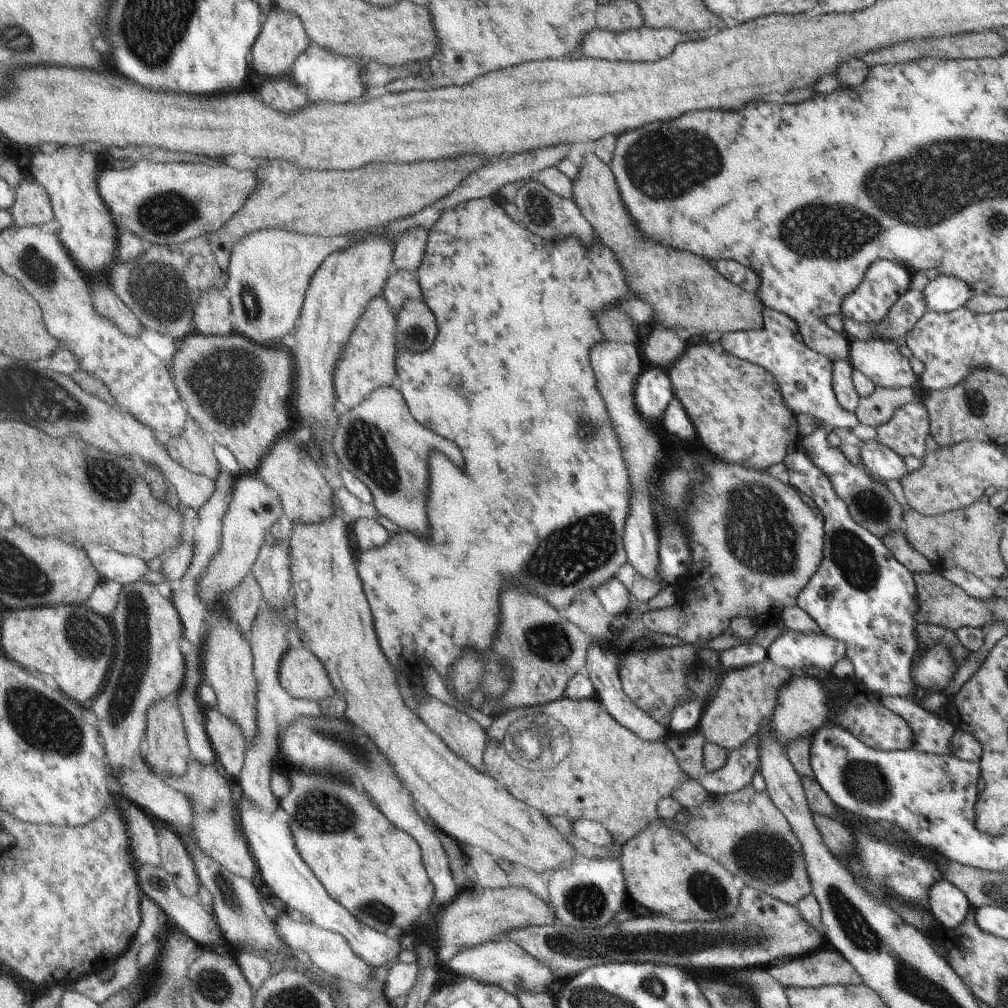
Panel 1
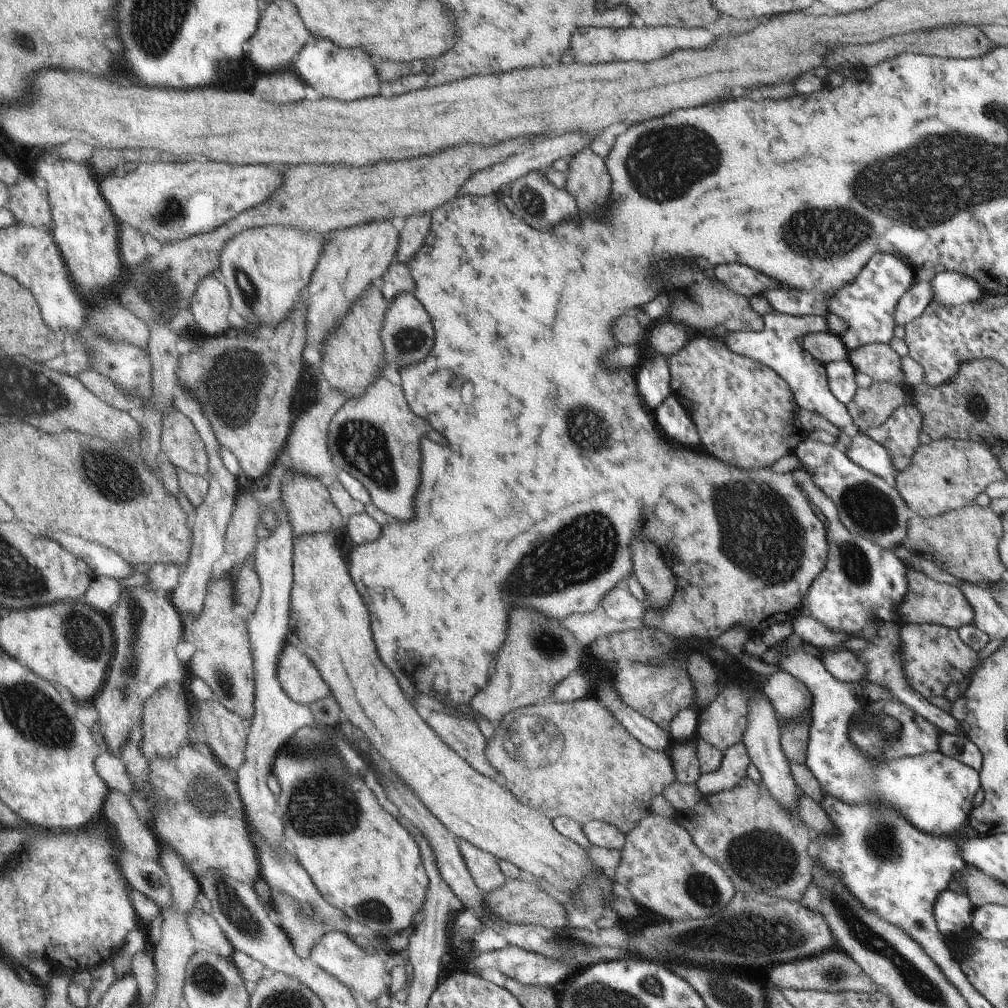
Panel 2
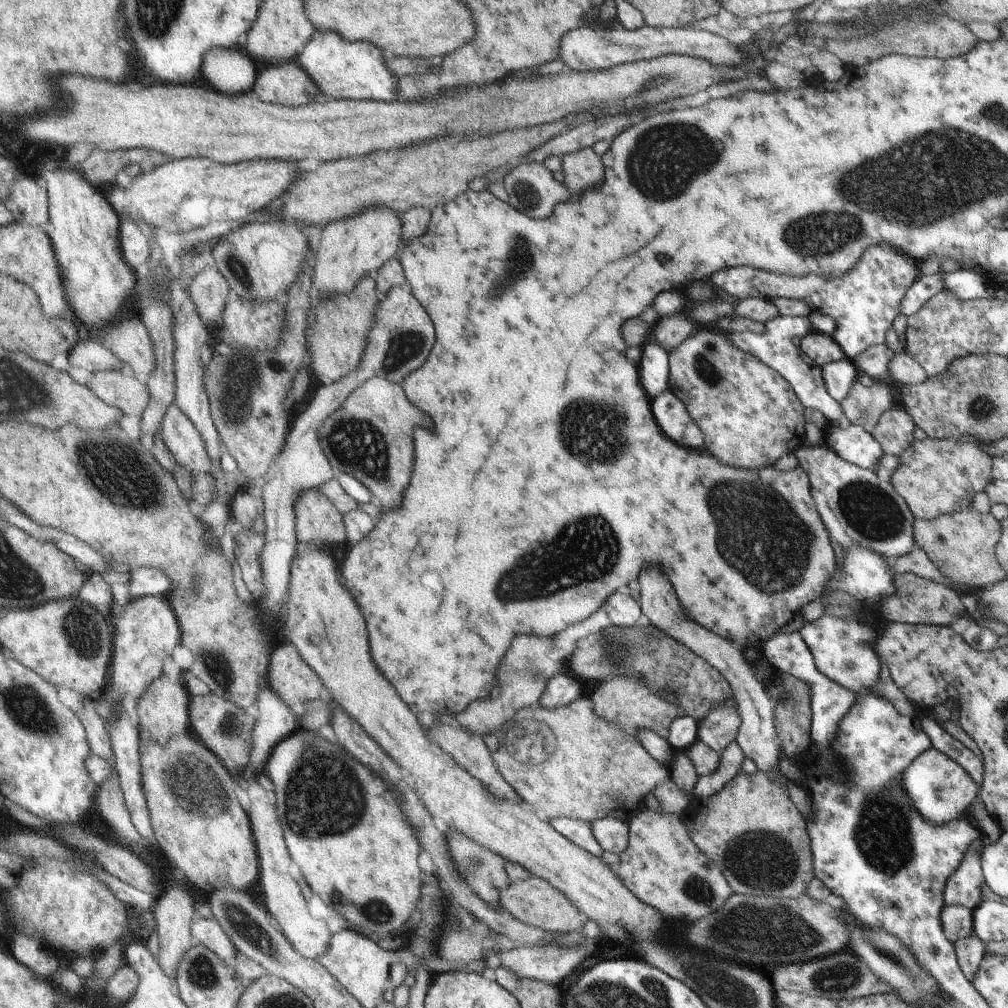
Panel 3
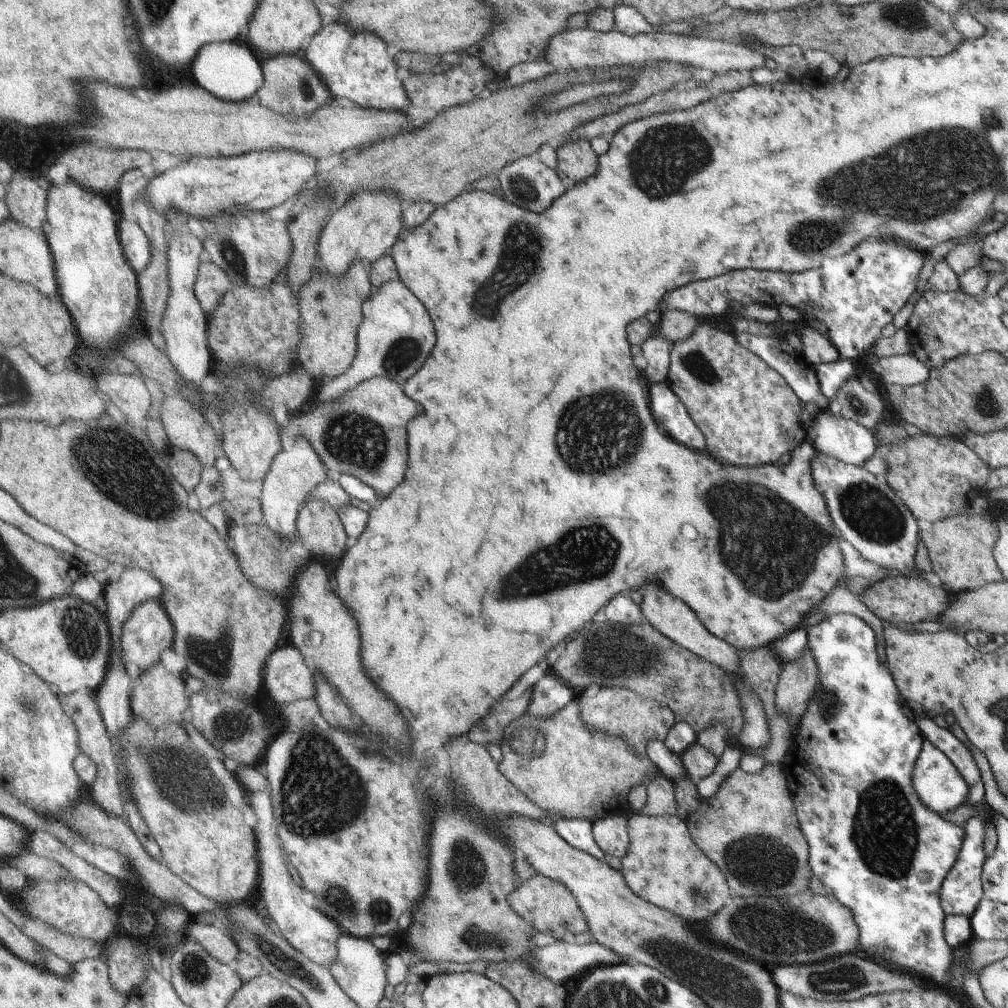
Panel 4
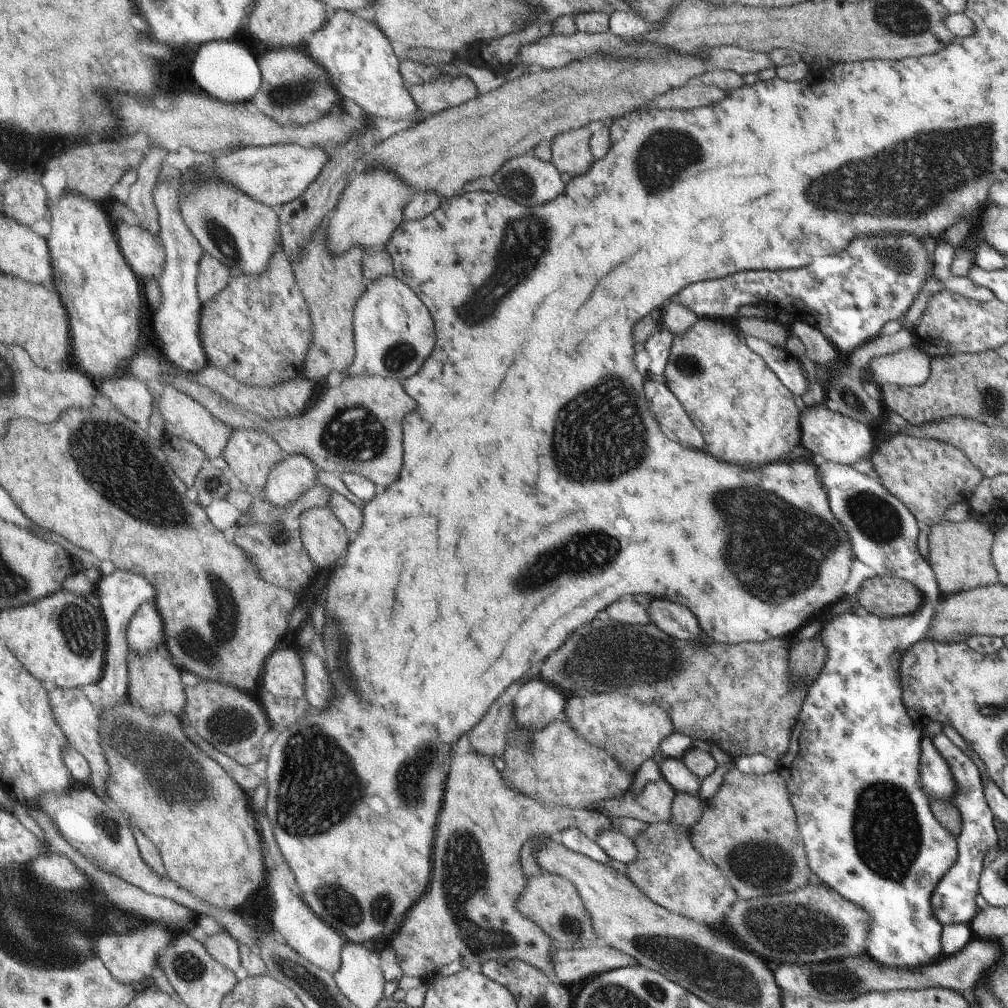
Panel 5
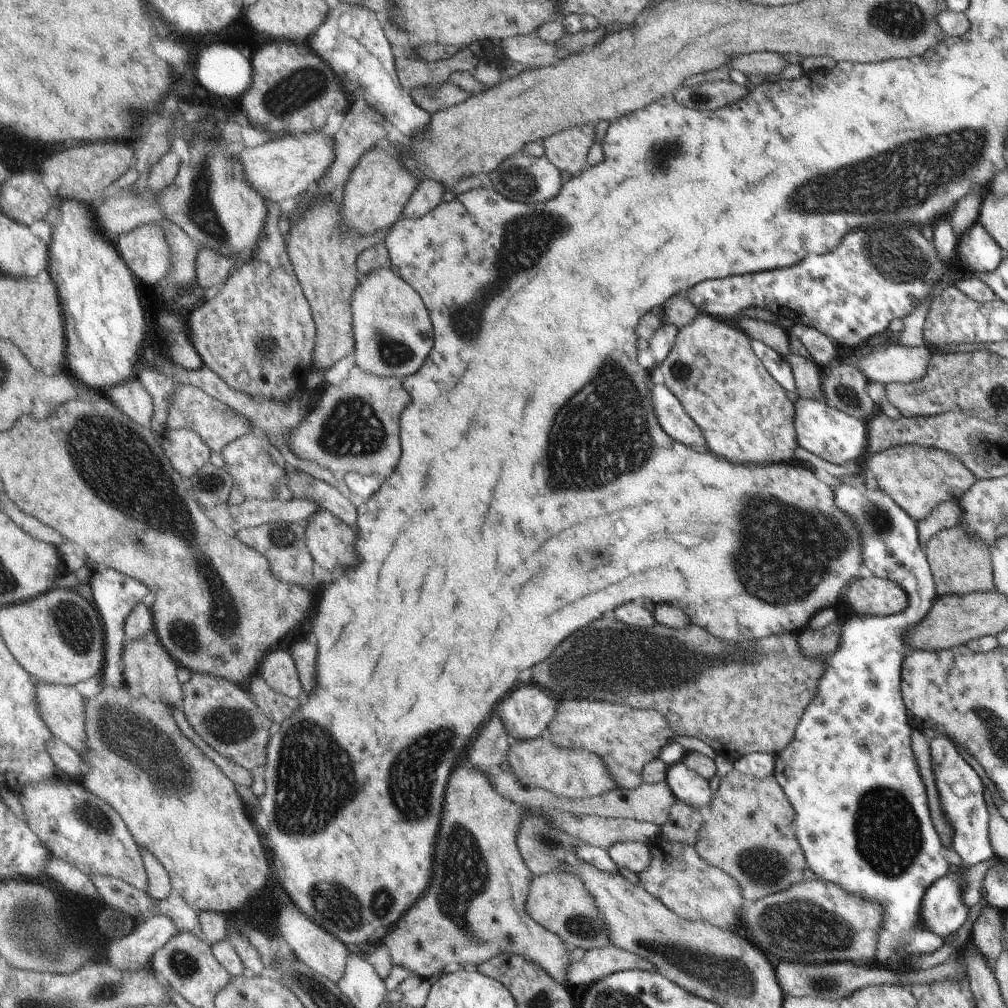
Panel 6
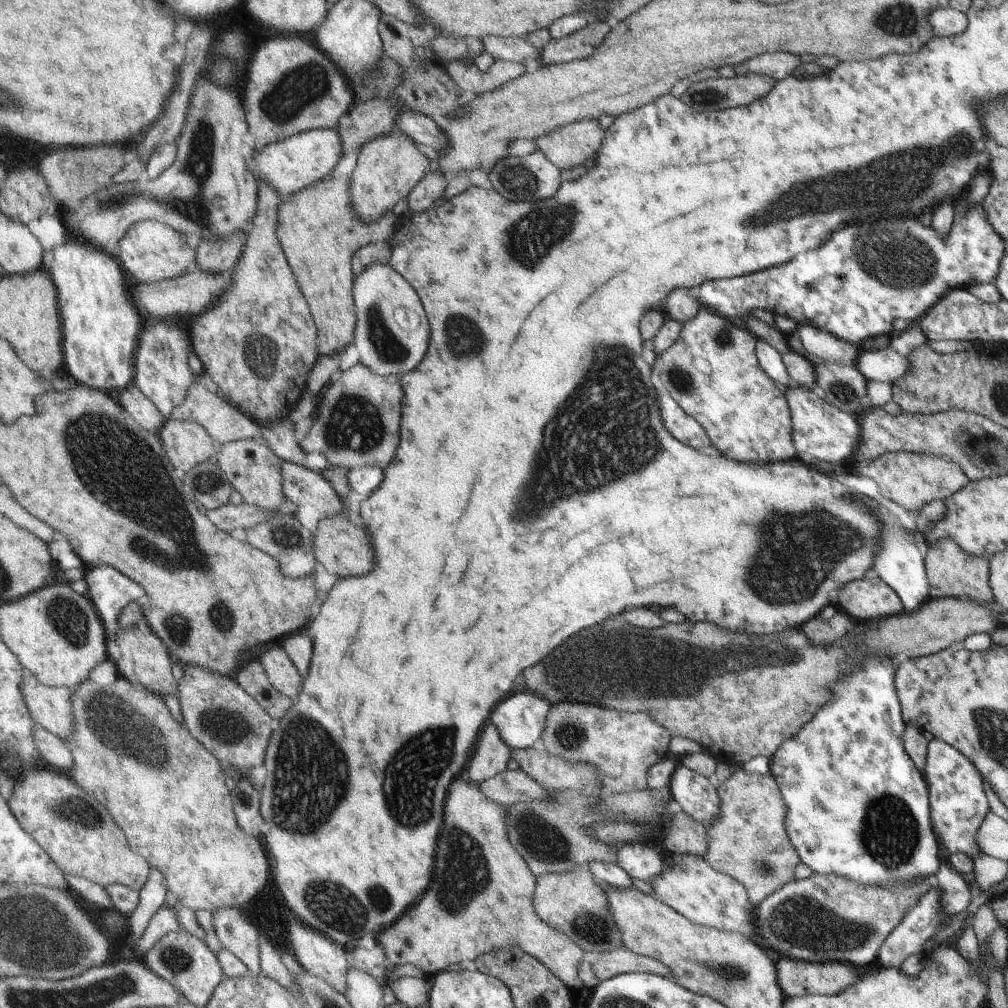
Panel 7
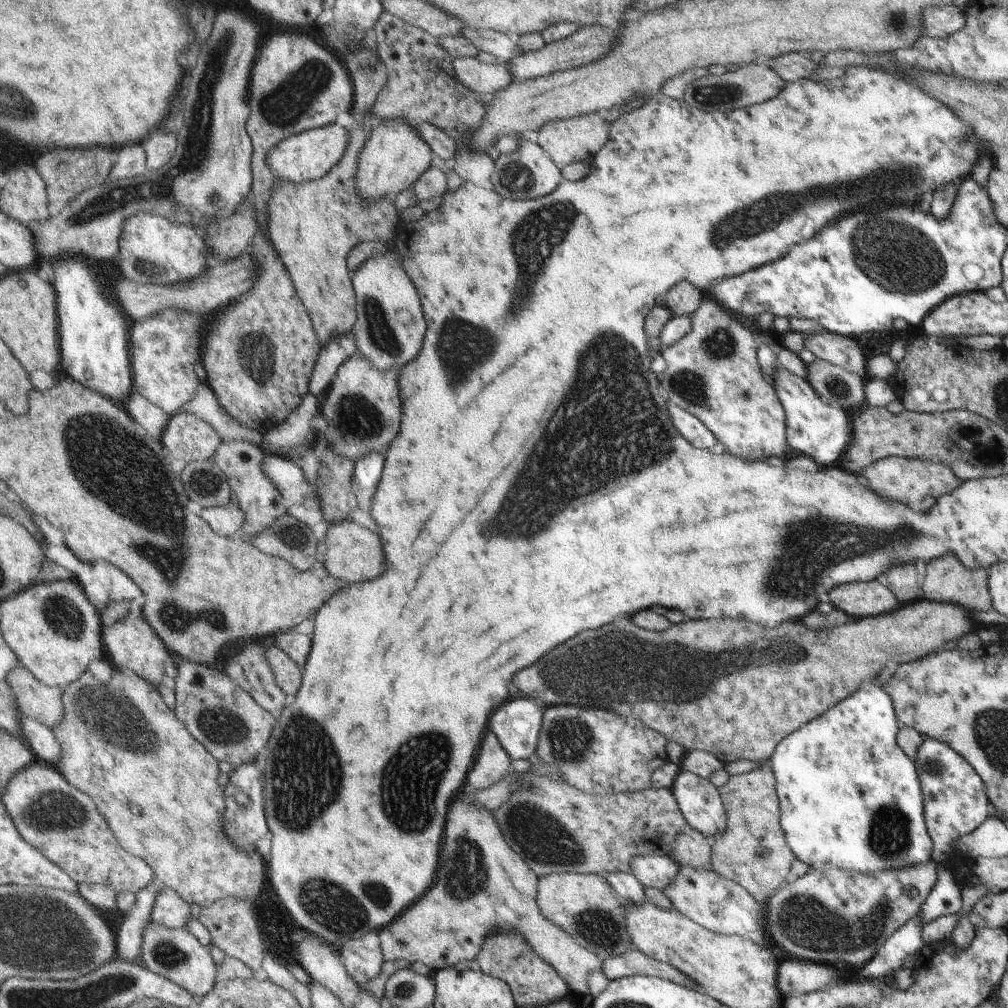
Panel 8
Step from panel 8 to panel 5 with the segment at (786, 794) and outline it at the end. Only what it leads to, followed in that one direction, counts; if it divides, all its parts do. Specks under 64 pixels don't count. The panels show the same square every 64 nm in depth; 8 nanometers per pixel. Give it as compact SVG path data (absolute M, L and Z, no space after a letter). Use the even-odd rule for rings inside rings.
M824 460L820 466L816 466L818 471L823 476L823 487L827 490L827 500L829 502L832 512L836 518L844 525L848 531L849 539L853 548L853 553L858 560L861 560L870 566L876 574L884 577L898 577L899 579L908 581L913 584L922 594L922 604L913 613L904 615L903 617L886 617L878 622L875 615L868 612L859 611L854 614L844 613L838 615L824 624L820 635L825 647L827 648L827 657L825 658L824 666L819 672L819 675L813 680L810 690L807 694L803 708L800 712L800 719L793 729L792 744L789 746L787 754L782 755L777 762L776 772L788 784L789 797L792 799L793 806L797 811L797 827L801 833L801 838L804 840L805 849L808 854L809 865L811 872L816 874L823 884L837 890L843 897L849 901L856 903L862 907L871 918L871 930L869 931L869 948L868 956L874 959L879 964L884 964L887 967L898 968L922 968L924 965L933 965L937 963L940 952L944 952L944 927L939 920L934 916L932 905L932 894L936 886L944 880L944 876L953 868L960 856L956 852L956 840L948 834L948 830L944 830L936 818L930 812L928 806L928 795L925 793L920 780L921 756L920 756L920 732L912 724L912 718L906 714L906 707L902 702L902 687L900 684L900 658L905 651L910 650L918 641L922 641L927 635L928 625L932 622L932 618L939 608L939 599L941 592L935 579L934 571L930 563L922 557L916 540L918 540L918 523L914 515L898 500L892 496L886 488L881 485L874 475L862 474L850 465L841 465L838 462L831 460Z

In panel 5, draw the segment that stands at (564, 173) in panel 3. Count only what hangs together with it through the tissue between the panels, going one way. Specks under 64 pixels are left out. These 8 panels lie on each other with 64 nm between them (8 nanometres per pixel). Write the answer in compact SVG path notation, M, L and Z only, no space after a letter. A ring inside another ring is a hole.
M580 127L565 133L560 133L550 142L550 150L552 152L551 162L558 170L567 173L569 179L575 176L588 173L593 166L595 158L589 149L592 127Z

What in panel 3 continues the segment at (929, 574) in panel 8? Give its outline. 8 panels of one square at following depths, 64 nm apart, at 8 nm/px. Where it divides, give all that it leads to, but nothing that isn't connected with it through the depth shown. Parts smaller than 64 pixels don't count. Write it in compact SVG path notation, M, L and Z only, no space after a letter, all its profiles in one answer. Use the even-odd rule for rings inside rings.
M971 507L929 521L915 518L913 522L915 548L922 548L934 566L950 582L971 586L974 590L984 589L1007 579L1006 572L996 556L1000 534L1000 522L992 513L979 513Z

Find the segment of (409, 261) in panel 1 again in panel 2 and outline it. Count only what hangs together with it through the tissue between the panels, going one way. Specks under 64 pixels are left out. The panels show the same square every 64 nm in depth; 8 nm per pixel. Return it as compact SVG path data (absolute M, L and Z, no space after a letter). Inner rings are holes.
M431 213L423 215L412 215L406 217L401 223L403 229L401 232L401 249L398 250L399 262L407 264L407 262L419 252L419 248L423 245L424 238L430 230Z

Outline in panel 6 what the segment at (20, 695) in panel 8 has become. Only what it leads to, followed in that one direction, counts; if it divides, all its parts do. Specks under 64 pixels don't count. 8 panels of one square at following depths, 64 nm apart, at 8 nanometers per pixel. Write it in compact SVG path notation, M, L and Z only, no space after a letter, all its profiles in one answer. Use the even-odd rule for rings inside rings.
M38 683L40 694L40 714L56 732L59 739L70 744L83 757L90 748L90 728L88 728L88 712L82 692L76 686L50 685Z

